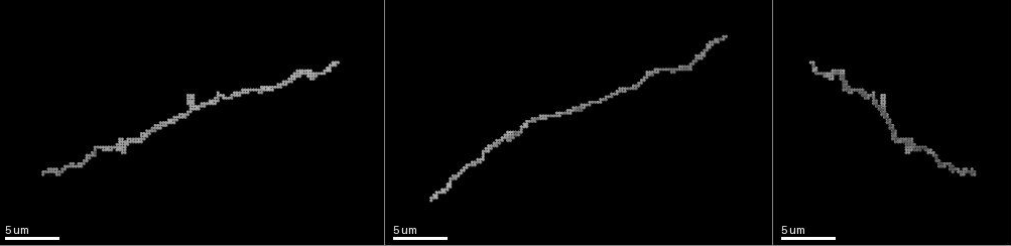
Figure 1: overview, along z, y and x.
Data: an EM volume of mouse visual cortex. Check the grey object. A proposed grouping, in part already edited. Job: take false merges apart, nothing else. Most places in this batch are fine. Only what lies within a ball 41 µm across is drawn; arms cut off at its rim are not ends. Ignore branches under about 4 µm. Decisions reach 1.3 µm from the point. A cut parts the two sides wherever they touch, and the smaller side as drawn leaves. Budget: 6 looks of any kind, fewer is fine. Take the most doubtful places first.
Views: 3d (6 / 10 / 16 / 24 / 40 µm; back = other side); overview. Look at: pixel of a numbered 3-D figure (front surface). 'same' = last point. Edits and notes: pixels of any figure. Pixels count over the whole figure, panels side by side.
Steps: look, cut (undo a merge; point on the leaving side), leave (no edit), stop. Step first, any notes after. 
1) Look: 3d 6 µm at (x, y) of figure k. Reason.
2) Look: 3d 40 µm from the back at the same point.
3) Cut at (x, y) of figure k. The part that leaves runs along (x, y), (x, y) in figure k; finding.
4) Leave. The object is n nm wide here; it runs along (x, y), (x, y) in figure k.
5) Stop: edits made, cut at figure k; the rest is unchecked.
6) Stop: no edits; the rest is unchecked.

Look: 3d 10 µm at (883, 114) of figure 1.

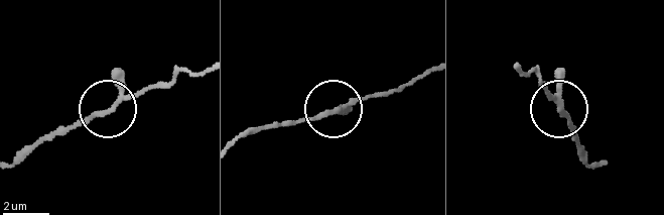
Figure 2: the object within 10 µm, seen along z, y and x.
Look: 3d 10 µm from the back at (563, 112) of figure 2.

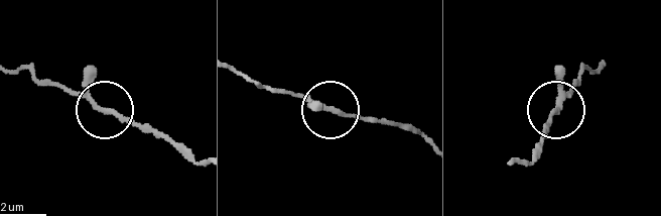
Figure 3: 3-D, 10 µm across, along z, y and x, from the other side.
Leave. One neuron here.

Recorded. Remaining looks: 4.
Look: 3d 10 µm at (497, 142) of figure 1. Calibre changes.

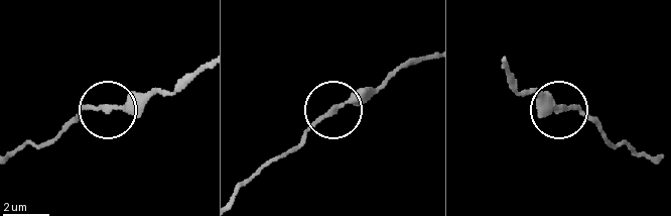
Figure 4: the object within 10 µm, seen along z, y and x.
Look: 3d 10 µm from the back at (107, 109) of figure 4. Other side.

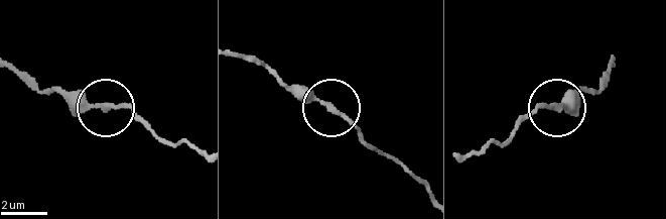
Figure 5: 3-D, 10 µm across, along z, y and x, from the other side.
Leave. It runs along (239, 53), (262, 63), (285, 84), (319, 97), (370, 147) in figure 5; continuous, no second neuron.

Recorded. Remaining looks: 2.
Look: 3d 6 µm at (234, 97) of figure 1. Calibre changes.

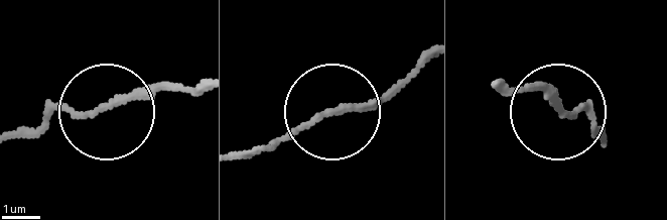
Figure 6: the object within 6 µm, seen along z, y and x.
Leave. The object is 160 nm wide here; one neuron here.

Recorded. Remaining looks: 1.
Stop: no edits; the rest is unchecked.

